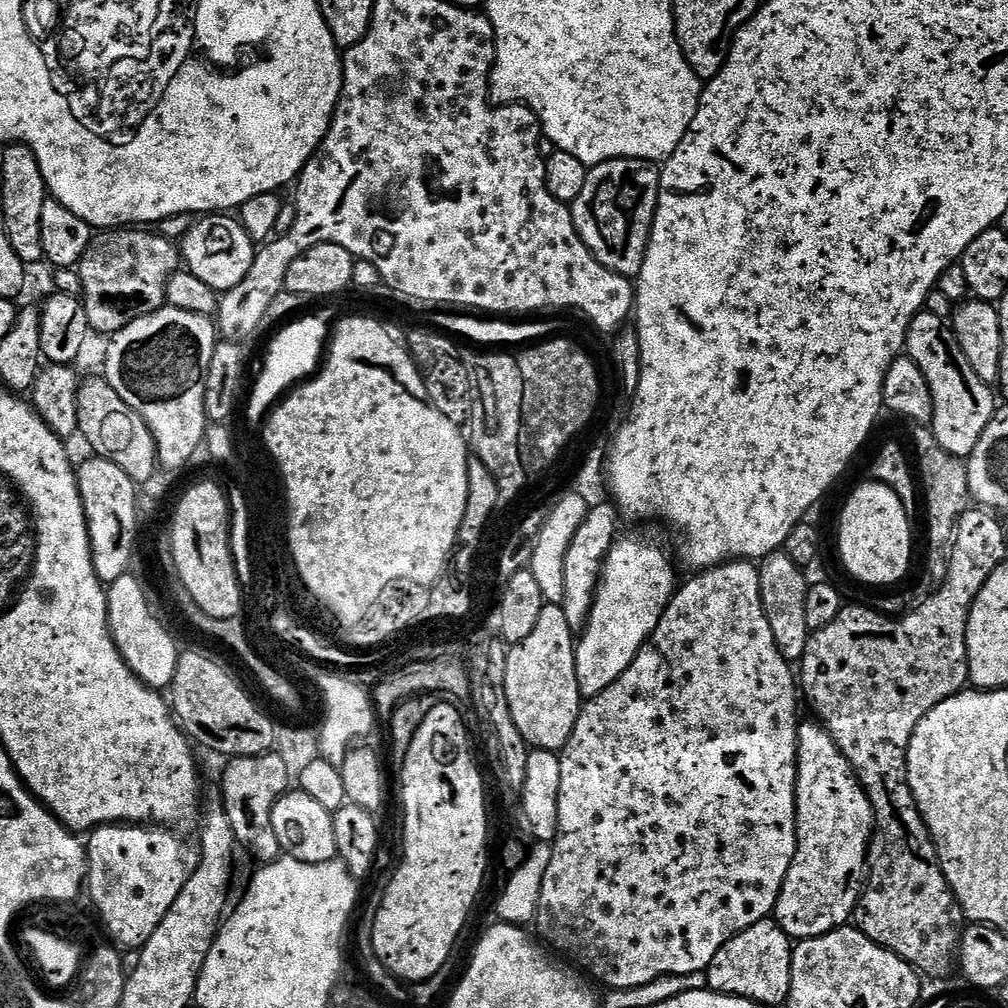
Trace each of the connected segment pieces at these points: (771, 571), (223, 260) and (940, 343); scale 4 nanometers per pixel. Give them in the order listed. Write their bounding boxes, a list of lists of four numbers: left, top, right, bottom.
[[758,550,810,662],[182,214,257,294],[906,312,998,458]]

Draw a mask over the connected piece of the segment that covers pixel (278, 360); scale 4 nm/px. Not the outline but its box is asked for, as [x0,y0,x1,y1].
[248,316,330,420]

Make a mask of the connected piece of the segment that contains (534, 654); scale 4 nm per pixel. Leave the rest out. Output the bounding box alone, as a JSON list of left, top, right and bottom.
[506,603,582,753]

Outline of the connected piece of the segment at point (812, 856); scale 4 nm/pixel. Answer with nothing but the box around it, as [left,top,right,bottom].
[774,723,874,942]

